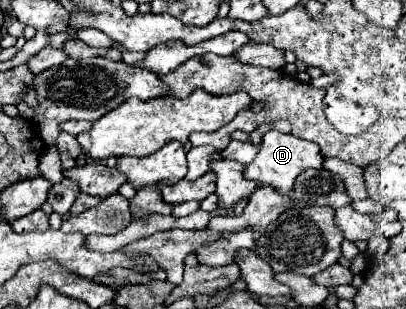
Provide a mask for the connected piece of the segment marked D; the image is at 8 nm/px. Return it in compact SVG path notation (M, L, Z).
M268 131L264 135L264 141L260 145L260 151L252 163L246 165L244 177L252 179L260 185L270 185L282 193L290 191L294 187L294 179L304 171L304 169L322 169L324 157L320 155L320 147L312 141L298 139L294 135L284 135L280 131Z

